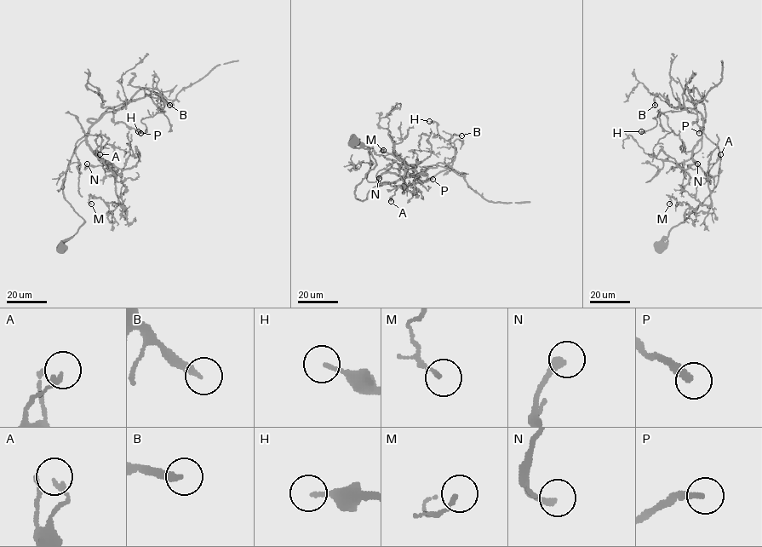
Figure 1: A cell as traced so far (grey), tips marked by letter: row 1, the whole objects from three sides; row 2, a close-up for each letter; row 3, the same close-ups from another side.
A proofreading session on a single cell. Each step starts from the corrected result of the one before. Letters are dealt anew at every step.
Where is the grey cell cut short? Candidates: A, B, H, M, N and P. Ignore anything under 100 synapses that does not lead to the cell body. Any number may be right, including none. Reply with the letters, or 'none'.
none

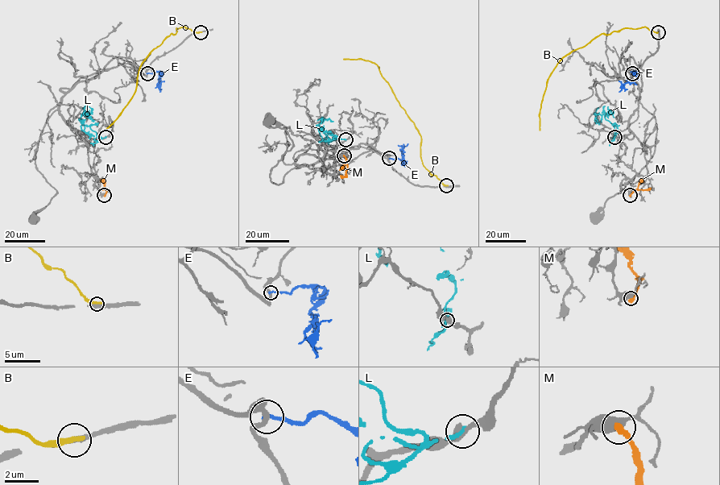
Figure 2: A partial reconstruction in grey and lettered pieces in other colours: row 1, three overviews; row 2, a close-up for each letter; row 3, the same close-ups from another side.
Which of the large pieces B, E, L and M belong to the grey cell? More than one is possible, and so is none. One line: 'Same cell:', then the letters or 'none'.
Same cell: none

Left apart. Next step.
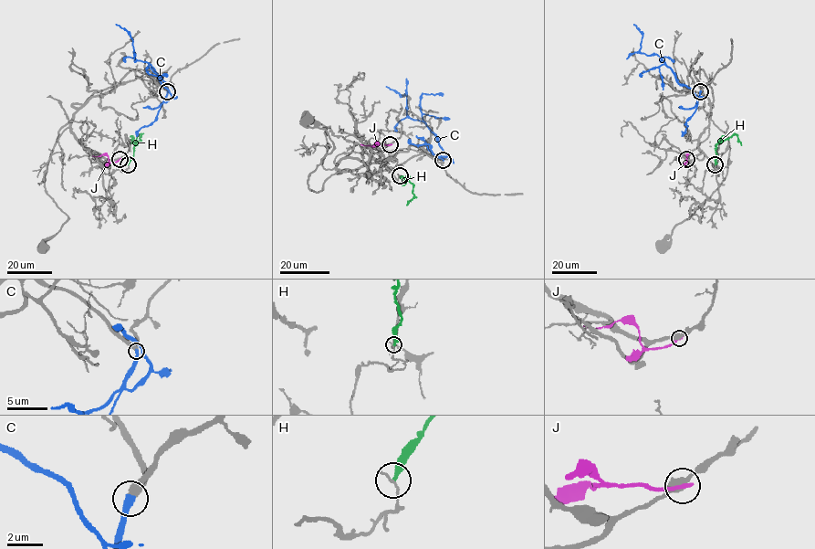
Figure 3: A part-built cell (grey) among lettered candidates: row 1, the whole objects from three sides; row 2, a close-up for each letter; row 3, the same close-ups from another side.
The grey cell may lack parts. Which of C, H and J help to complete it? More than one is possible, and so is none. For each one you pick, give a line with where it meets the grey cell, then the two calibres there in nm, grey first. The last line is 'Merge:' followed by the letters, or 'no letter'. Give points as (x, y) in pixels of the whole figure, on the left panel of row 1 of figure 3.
C: (167, 91) | 320/360 nm
Merge: C

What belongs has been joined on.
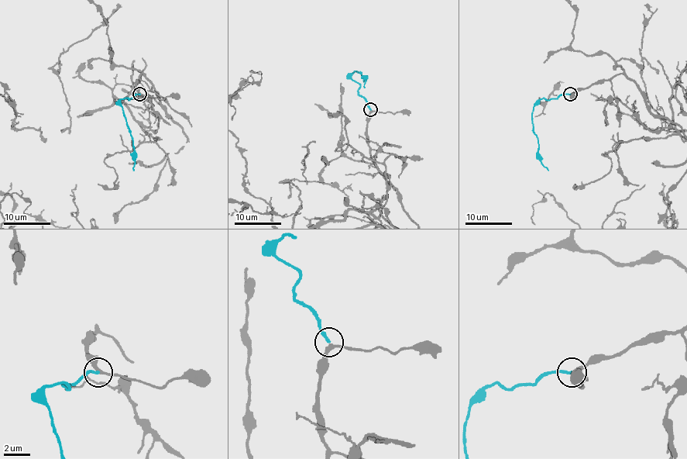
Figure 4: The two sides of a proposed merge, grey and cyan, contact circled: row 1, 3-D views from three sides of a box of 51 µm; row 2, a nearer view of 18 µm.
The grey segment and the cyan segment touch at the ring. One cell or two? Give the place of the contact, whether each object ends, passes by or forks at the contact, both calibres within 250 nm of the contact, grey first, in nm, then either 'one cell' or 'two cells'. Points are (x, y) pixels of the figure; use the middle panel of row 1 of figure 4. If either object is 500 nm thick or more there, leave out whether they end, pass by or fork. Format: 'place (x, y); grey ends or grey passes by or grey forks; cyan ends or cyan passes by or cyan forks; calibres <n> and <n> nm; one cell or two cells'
place (370, 109); grey passes by; cyan ends; calibres 240 and 200 nm; one cell

